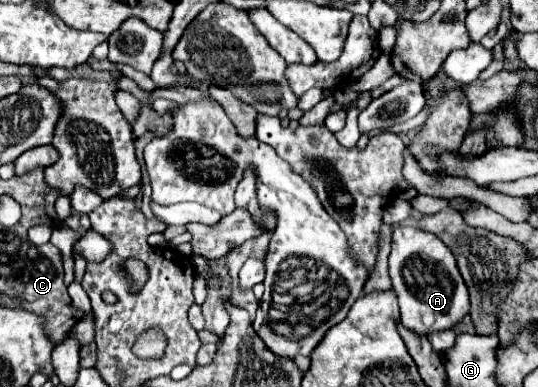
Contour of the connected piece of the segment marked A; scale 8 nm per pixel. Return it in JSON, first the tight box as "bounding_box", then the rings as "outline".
{"bounding_box":[389,226,469,336],"outline":[[[395,226],[393,248],[389,256],[389,274],[399,298],[401,322],[407,330],[427,336],[437,330],[455,326],[469,314],[467,286],[455,266],[449,248],[437,236],[411,226]]]}

